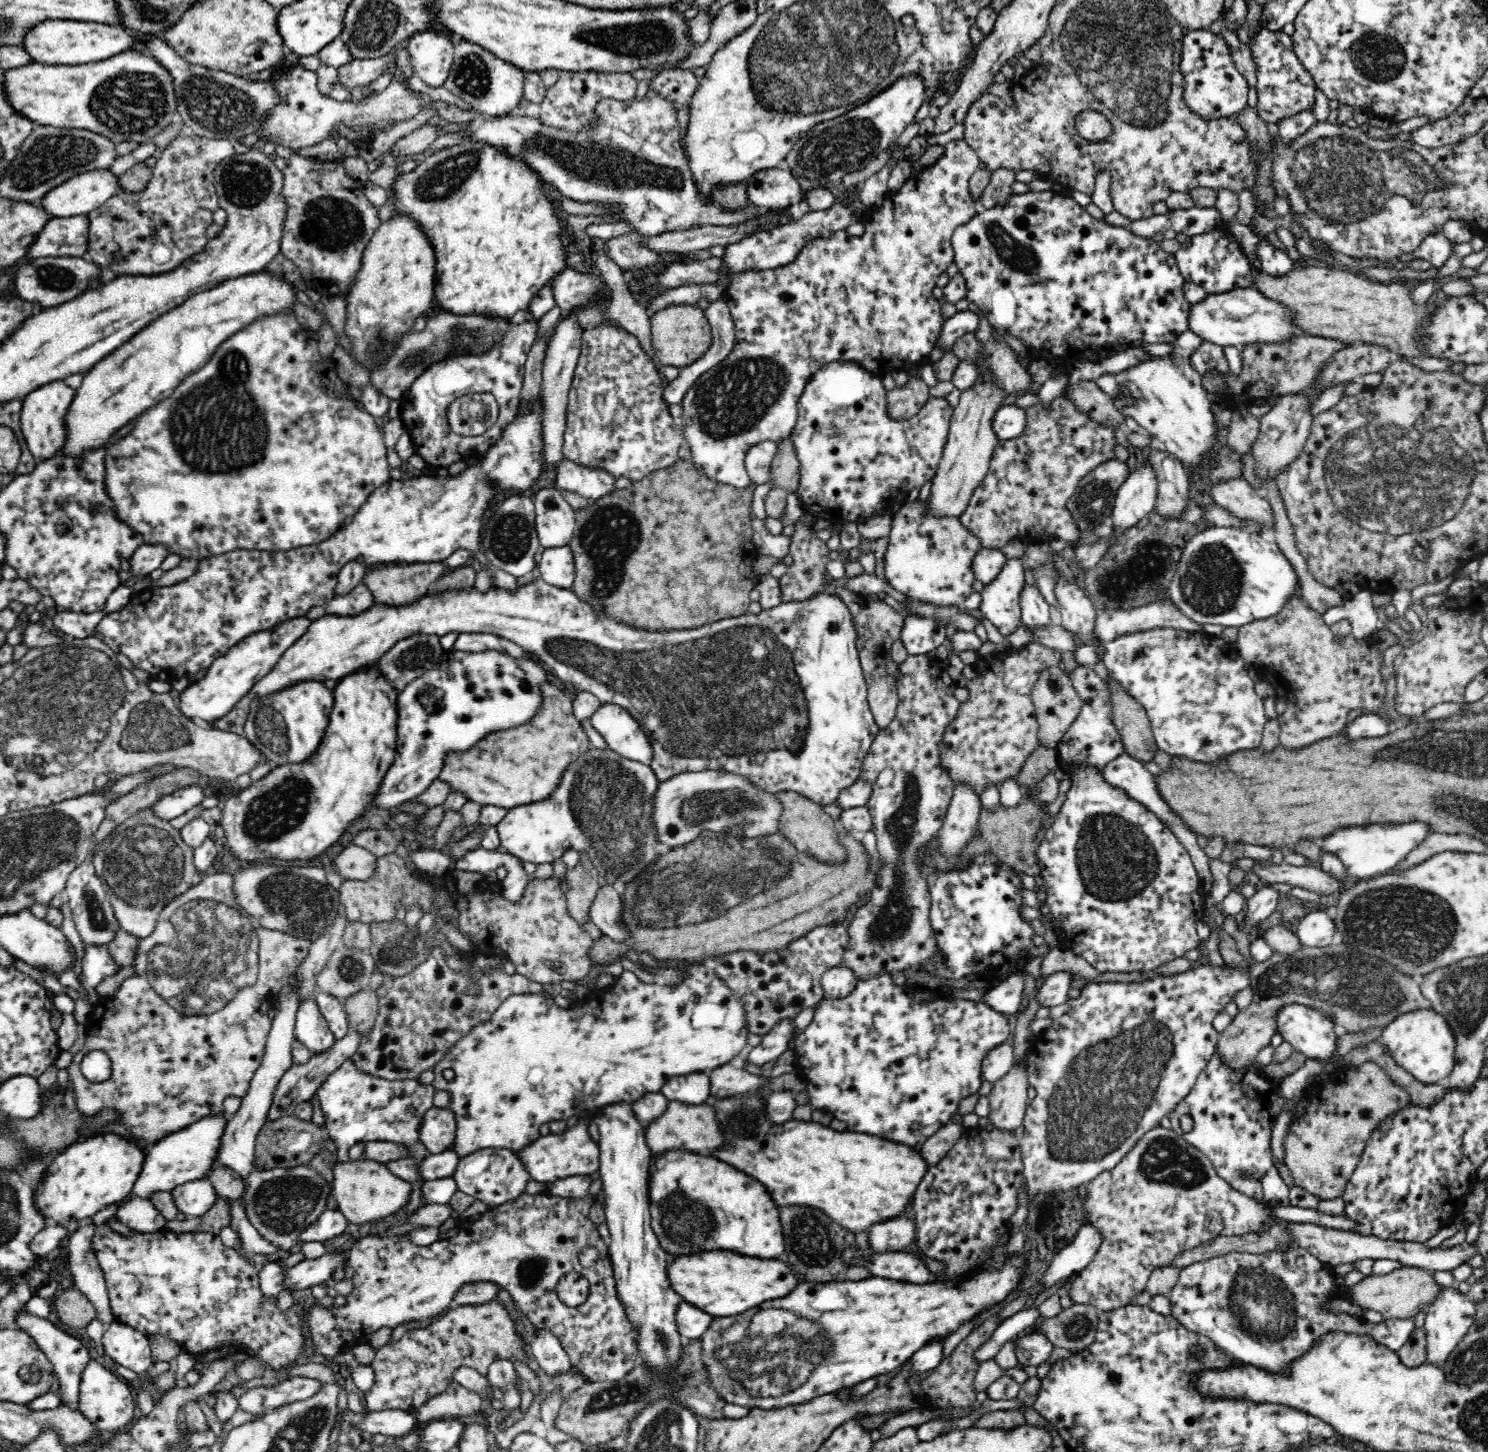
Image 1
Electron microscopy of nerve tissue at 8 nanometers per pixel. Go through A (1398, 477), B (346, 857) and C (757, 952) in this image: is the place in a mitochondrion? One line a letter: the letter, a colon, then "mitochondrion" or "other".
A: mitochondrion
B: other
C: other

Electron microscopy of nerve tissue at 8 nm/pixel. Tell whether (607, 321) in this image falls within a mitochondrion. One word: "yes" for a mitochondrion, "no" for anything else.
no

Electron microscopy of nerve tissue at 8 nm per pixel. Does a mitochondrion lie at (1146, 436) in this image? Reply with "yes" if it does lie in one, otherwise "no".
no

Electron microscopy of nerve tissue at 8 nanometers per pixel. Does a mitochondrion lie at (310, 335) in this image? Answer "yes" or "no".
no

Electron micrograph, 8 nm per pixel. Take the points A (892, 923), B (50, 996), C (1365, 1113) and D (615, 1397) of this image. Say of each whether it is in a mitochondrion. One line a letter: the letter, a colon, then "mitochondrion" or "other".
A: mitochondrion
B: other
C: other
D: mitochondrion

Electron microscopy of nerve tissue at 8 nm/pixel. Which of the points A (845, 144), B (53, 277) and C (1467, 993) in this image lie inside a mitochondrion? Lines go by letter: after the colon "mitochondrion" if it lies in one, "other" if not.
A: mitochondrion
B: mitochondrion
C: mitochondrion

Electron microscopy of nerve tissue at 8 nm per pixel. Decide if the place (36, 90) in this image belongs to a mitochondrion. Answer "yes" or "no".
no

